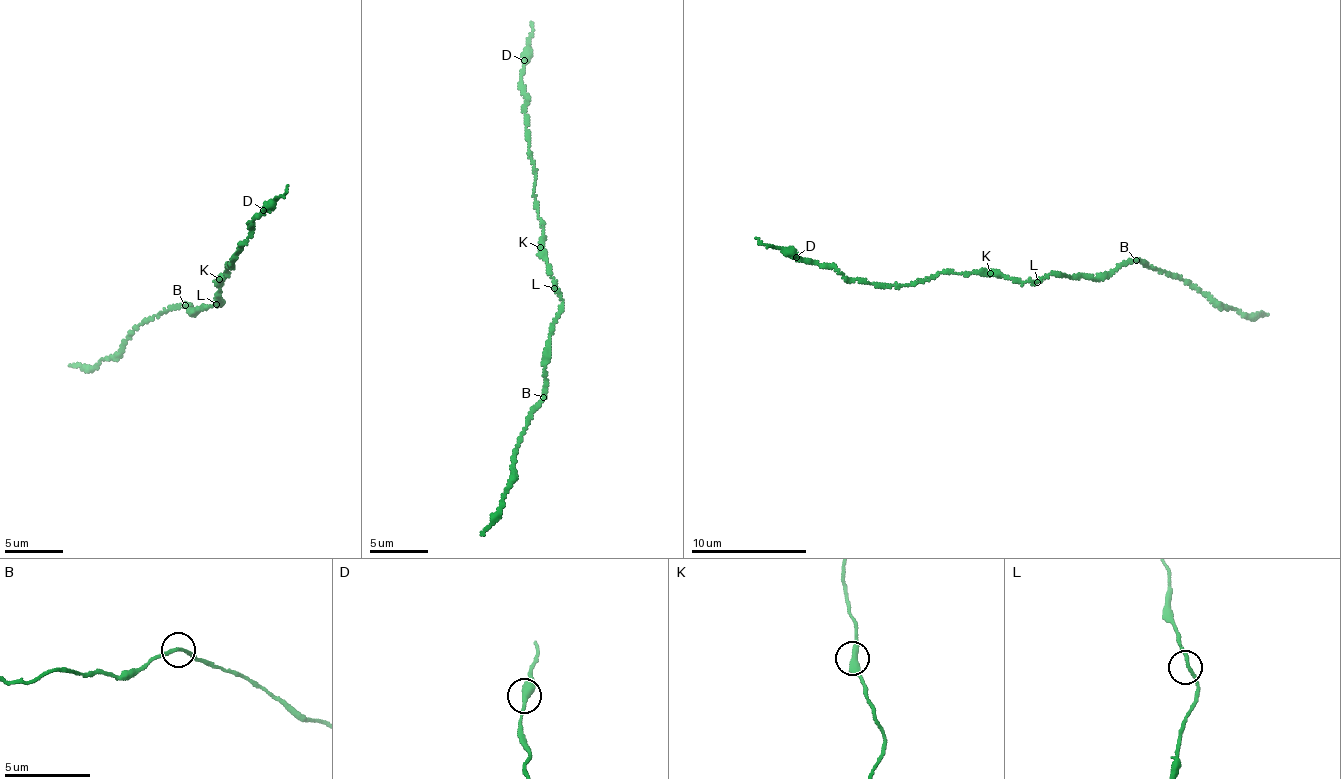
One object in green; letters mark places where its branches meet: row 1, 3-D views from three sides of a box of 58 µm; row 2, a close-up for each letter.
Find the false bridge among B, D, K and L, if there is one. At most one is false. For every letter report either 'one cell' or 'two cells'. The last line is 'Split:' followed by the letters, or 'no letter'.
B: one cell
D: one cell
K: one cell
L: one cell
Split: no letter

